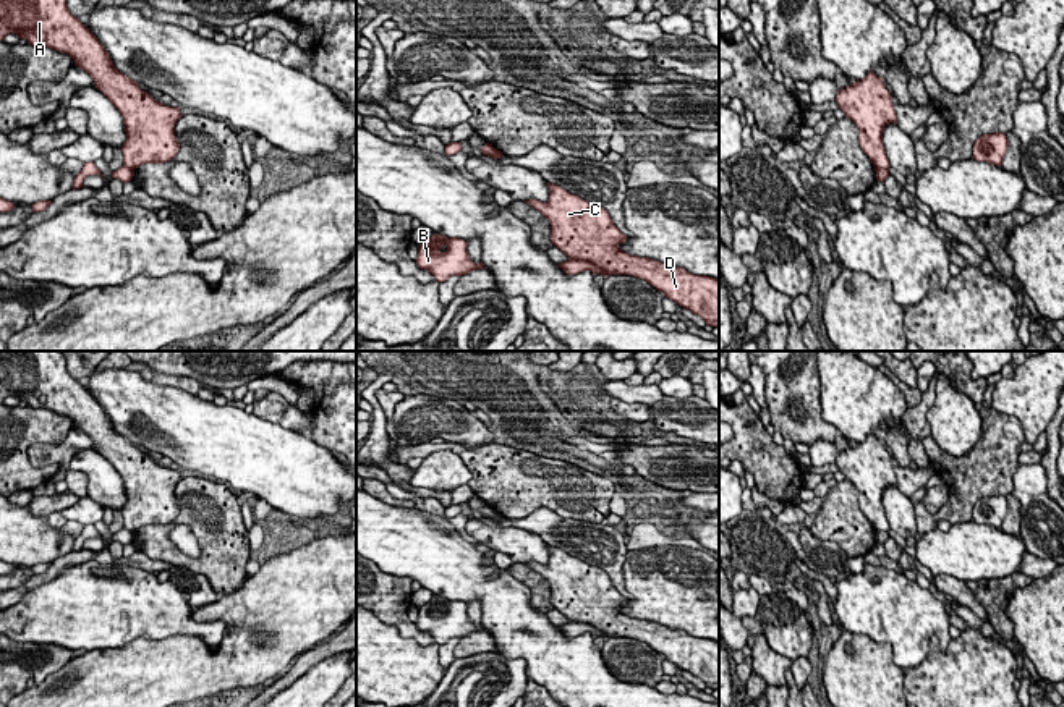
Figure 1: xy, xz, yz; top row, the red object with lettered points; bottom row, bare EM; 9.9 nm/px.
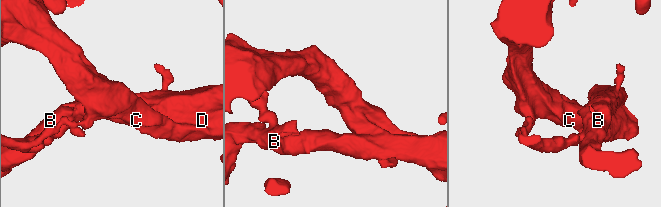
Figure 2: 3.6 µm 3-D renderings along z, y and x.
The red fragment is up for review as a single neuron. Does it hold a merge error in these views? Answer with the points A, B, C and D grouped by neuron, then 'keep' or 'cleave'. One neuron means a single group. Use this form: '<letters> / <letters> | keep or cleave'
A C D / B | cleave

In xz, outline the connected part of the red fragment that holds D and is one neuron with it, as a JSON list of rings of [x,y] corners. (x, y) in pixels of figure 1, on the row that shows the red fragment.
[[[551,184],[546,202],[525,201],[551,223],[551,241],[570,259],[593,262],[609,275],[632,275],[653,285],[683,309],[700,315],[706,325],[719,325],[719,280],[695,275],[682,267],[632,256],[619,246],[627,241],[609,212],[567,189]]]

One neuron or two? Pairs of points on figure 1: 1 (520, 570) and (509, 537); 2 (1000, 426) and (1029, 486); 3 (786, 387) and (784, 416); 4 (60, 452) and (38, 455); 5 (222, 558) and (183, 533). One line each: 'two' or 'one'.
1: two
2: two
3: one
4: one
5: two

